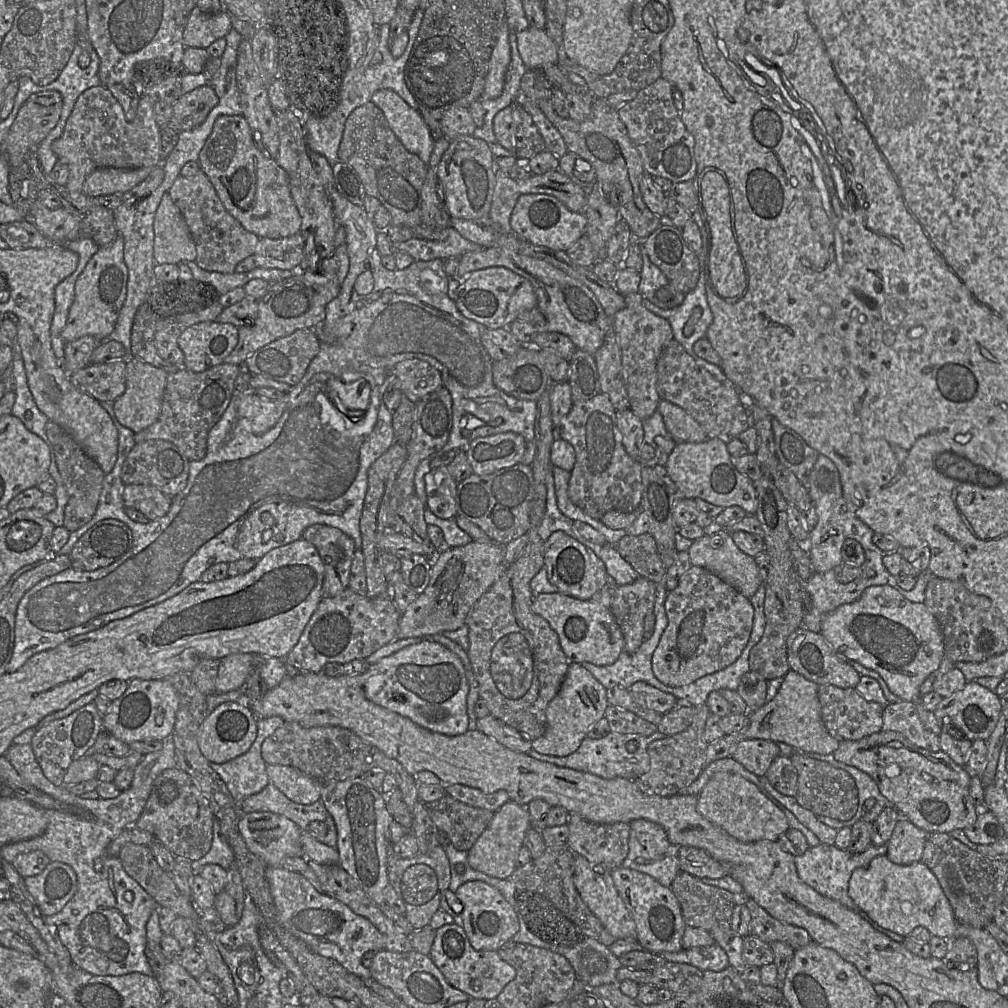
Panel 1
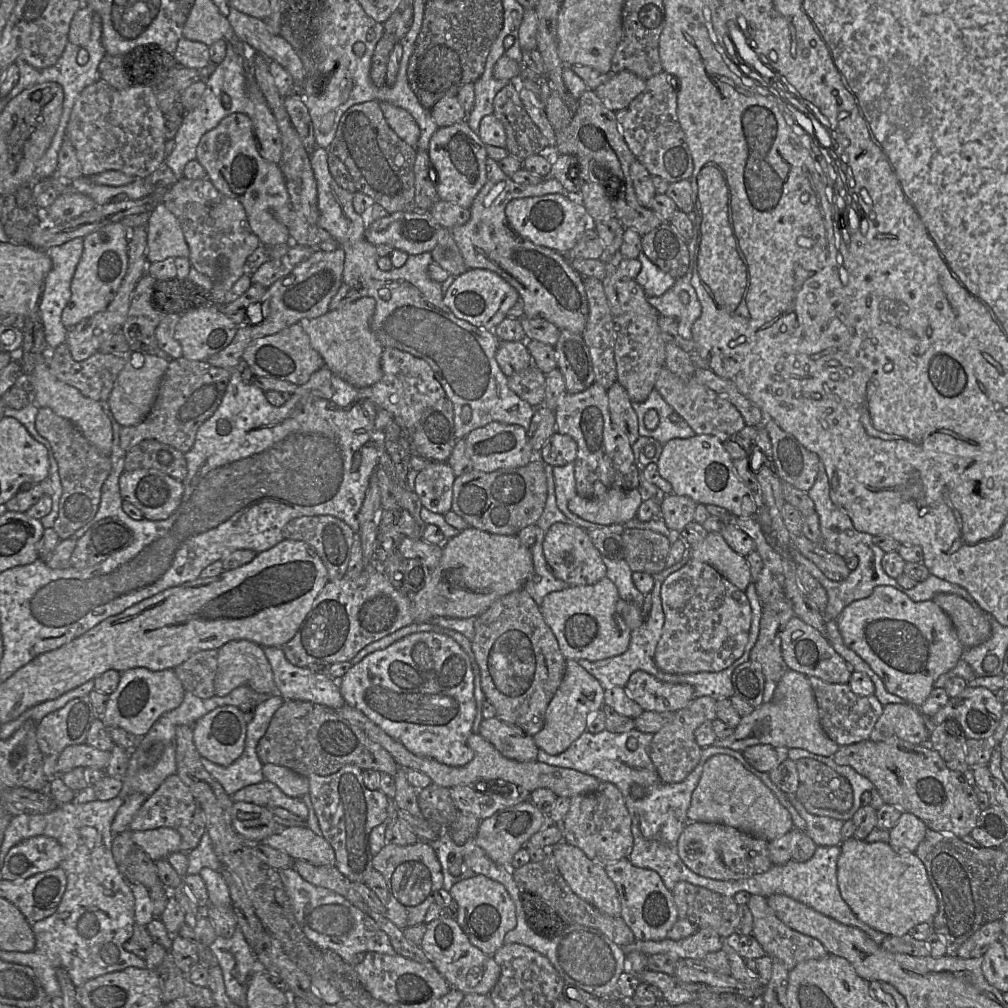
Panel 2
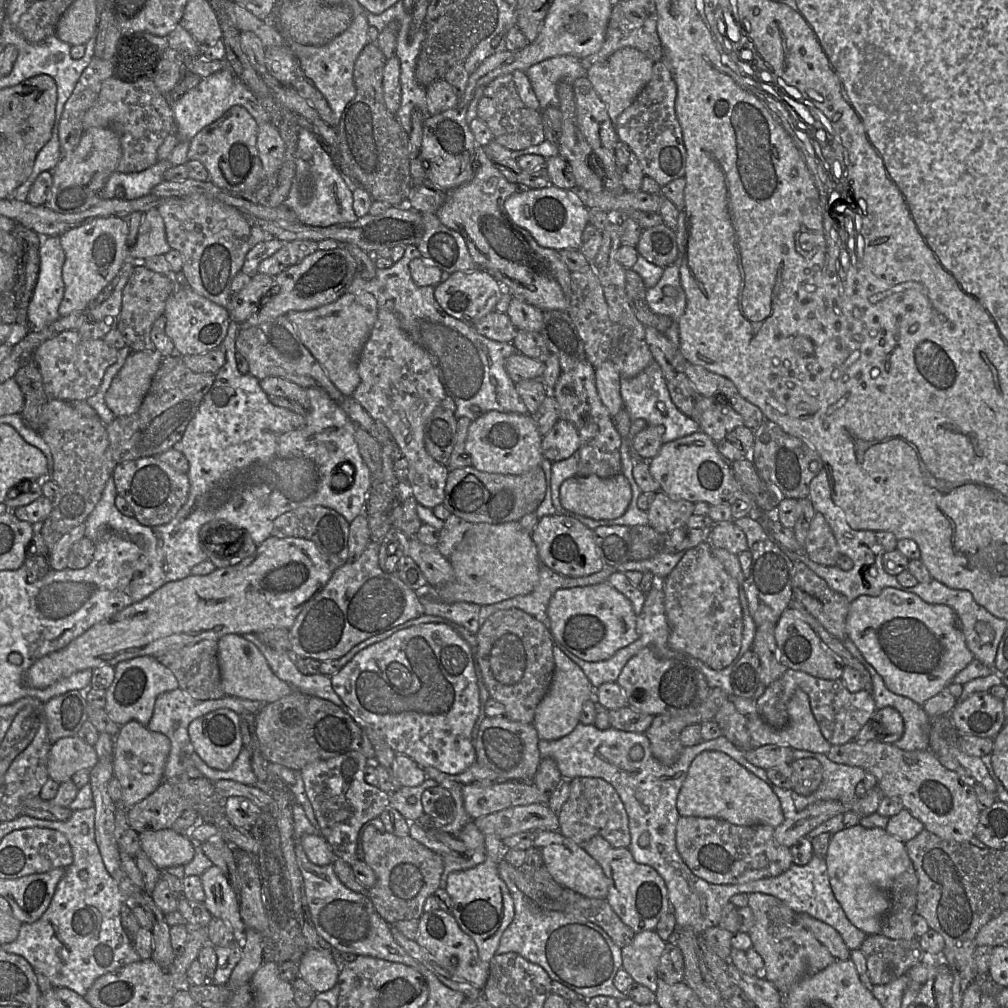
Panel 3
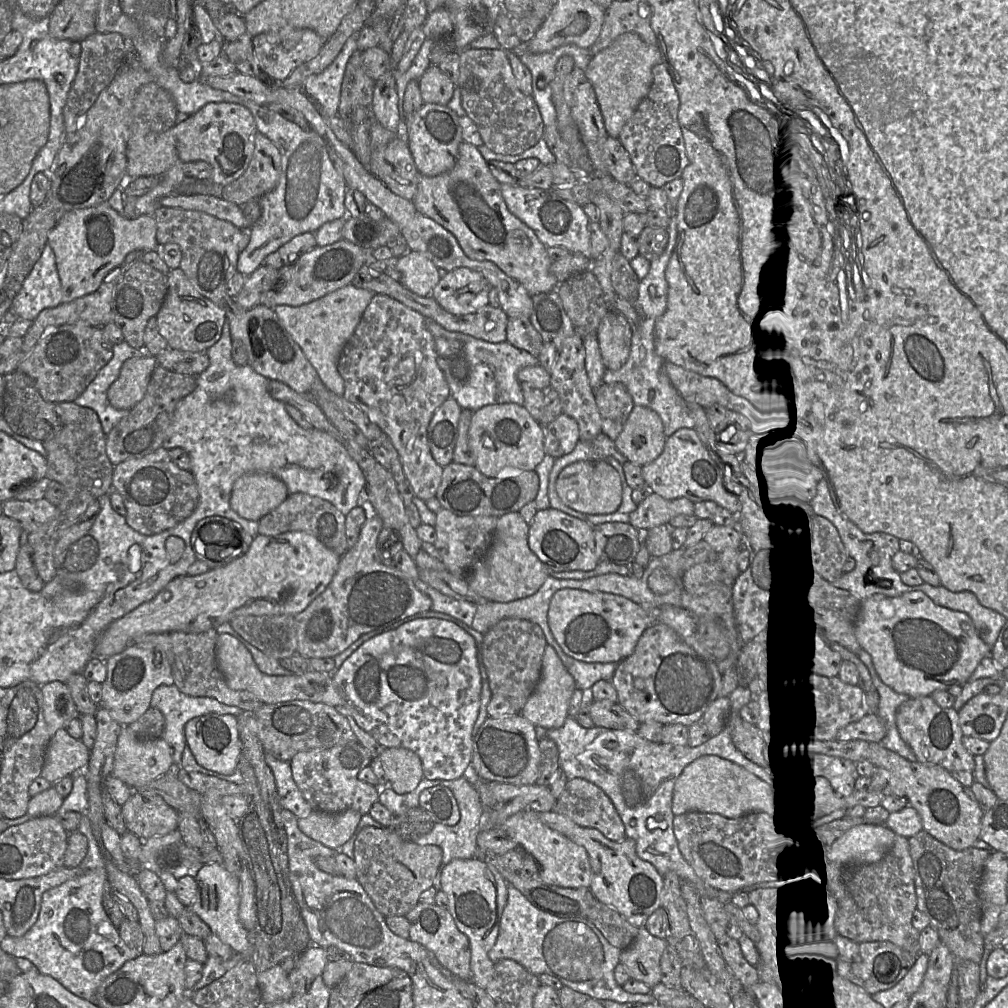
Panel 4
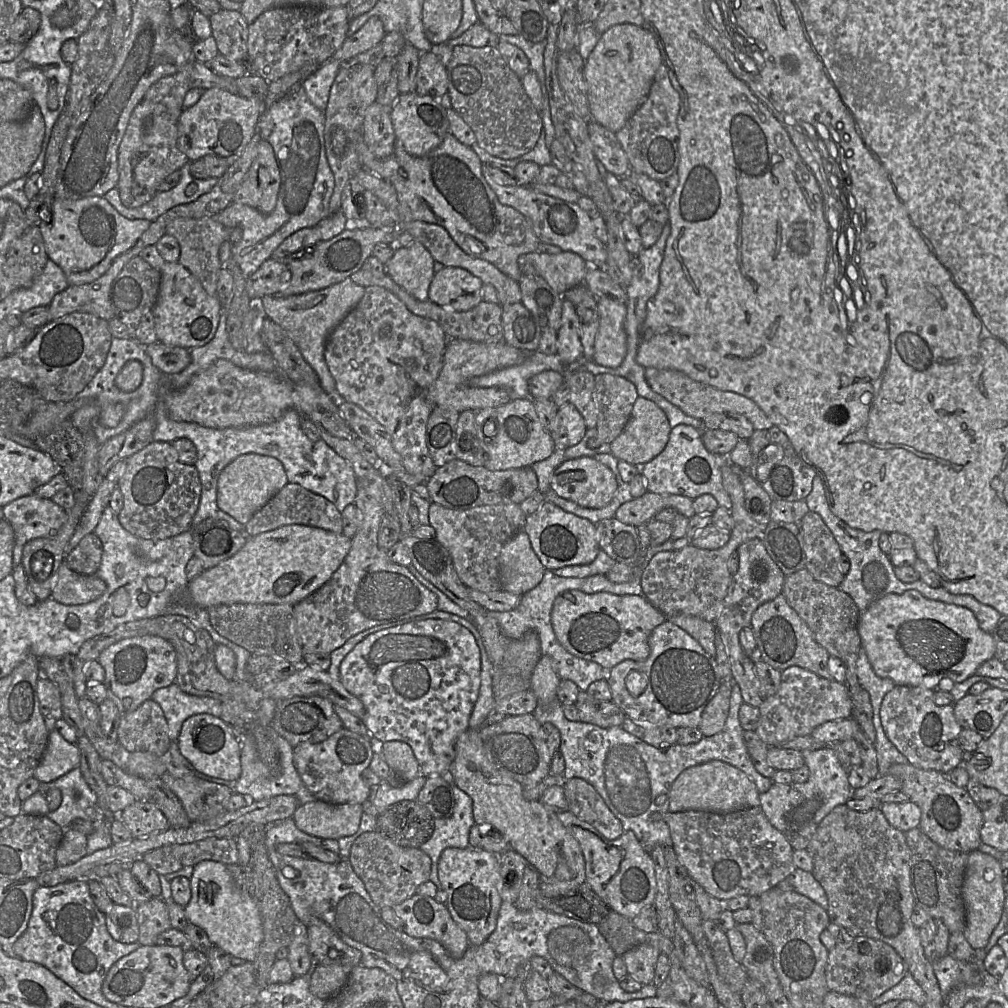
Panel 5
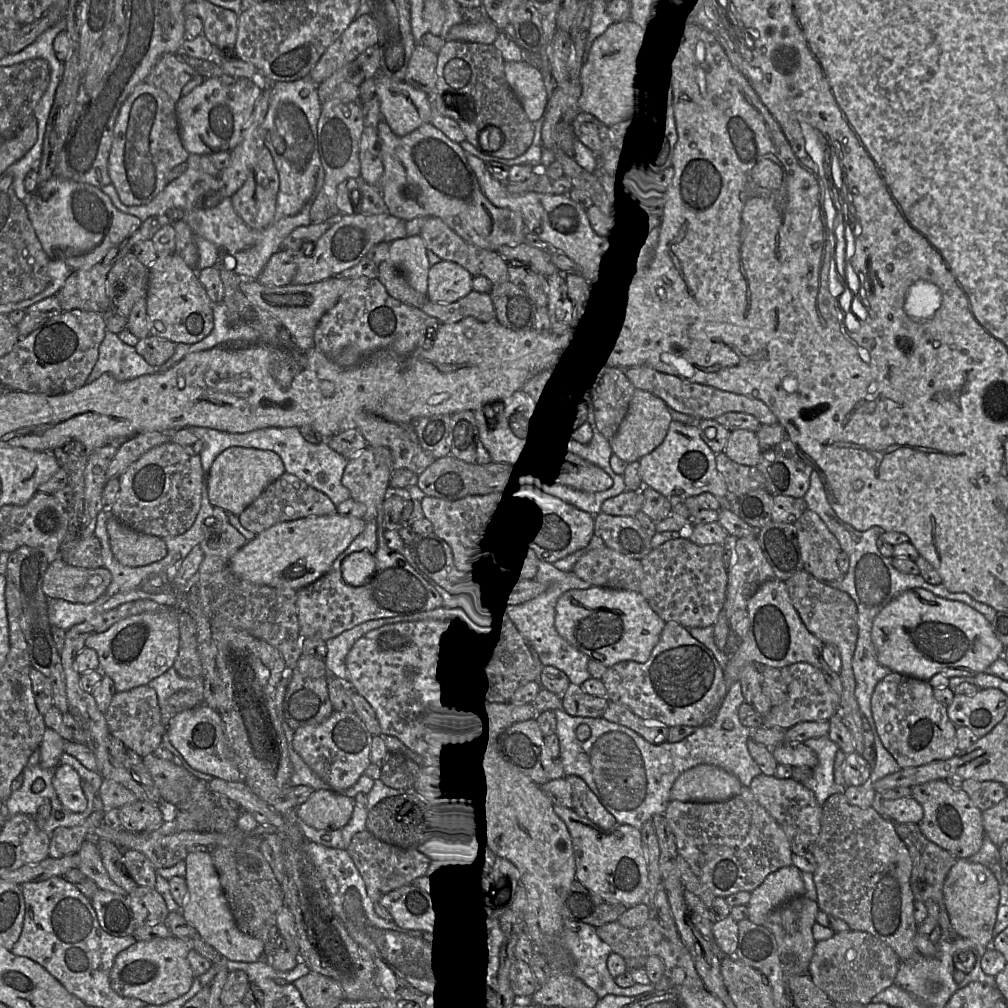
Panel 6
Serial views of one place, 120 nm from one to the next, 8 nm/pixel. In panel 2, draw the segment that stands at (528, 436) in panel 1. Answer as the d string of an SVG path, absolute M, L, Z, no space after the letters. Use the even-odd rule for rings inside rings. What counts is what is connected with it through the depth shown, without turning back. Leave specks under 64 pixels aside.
M500 392L502 399L478 405L478 411L472 411L469 421L461 420L461 409L454 407L456 421L454 421L454 432L457 440L466 438L473 430L483 427L491 422L520 425L526 430L535 412L535 408L521 399L515 392L508 394Z

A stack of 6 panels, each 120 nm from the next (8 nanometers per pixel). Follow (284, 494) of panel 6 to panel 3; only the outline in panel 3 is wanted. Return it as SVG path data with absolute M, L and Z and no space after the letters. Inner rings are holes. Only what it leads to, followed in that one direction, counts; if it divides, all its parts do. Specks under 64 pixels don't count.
M324 506L300 507L274 520L271 536L298 537L312 541L335 571L349 561L349 522L338 512Z

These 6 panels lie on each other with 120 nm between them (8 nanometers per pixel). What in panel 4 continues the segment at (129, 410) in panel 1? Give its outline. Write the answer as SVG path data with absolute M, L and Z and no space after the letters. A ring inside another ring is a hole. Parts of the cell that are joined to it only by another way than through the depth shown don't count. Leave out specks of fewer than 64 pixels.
M149 354L126 360L118 378L107 390L111 406L120 410L132 409L144 397L157 366L156 357Z

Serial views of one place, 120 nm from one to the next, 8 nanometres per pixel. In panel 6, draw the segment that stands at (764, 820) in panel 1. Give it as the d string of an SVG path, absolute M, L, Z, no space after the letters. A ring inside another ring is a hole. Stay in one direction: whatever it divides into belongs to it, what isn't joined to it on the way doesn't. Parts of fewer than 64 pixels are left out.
M701 764L680 774L670 791L670 801L721 802L740 793L743 785L725 770Z

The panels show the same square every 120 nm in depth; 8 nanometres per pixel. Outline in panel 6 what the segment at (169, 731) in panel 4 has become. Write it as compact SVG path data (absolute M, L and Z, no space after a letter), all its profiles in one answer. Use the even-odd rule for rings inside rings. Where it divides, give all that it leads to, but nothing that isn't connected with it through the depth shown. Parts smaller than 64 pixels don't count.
M174 667L152 680L148 686L155 690L159 707L165 705L165 701L176 692L189 690L203 694L204 690L202 678L183 678Z

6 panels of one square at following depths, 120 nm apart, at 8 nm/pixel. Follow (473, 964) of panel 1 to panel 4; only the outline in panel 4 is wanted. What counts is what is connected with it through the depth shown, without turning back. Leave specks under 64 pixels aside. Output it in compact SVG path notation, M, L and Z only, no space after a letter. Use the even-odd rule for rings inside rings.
M419 902L406 914L410 923L409 939L425 947L435 958L437 964L448 969L455 977L469 981L471 979L471 950L469 939L460 932L448 909L436 903Z

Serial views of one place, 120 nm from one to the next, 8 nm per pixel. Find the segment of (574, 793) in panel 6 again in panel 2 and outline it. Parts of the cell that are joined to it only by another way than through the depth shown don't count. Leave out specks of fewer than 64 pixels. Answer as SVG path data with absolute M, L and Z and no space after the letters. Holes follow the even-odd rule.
M603 782L597 791L570 798L569 810L561 823L563 841L584 852L593 862L605 866L628 858L633 849L631 817L624 797L612 783Z

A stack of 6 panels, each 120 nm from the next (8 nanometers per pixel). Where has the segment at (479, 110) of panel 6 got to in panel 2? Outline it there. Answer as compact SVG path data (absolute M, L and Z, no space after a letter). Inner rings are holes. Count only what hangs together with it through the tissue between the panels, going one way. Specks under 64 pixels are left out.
M508 83L495 96L493 114L503 124L505 149L521 160L549 149L548 141L527 113L517 88Z

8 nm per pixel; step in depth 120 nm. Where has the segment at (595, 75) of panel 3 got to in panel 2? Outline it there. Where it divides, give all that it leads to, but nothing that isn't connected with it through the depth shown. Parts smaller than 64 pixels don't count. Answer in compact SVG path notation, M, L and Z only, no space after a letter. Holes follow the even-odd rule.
M623 70L594 90L614 112L627 107L646 87L646 80Z

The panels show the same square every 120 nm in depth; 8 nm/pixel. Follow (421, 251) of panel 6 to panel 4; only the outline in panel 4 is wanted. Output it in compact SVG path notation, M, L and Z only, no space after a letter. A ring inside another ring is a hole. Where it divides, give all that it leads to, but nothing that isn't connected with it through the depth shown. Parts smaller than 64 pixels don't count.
M410 250L394 259L394 268L400 274L400 282L421 297L430 296L440 280L438 268L417 251Z

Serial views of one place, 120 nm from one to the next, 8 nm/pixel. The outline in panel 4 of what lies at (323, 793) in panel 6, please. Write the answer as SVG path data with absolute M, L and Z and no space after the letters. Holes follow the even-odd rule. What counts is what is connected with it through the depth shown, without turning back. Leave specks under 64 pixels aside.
M352 809L339 813L312 810L307 817L298 819L298 827L308 837L339 852L339 848L353 836L361 816Z

